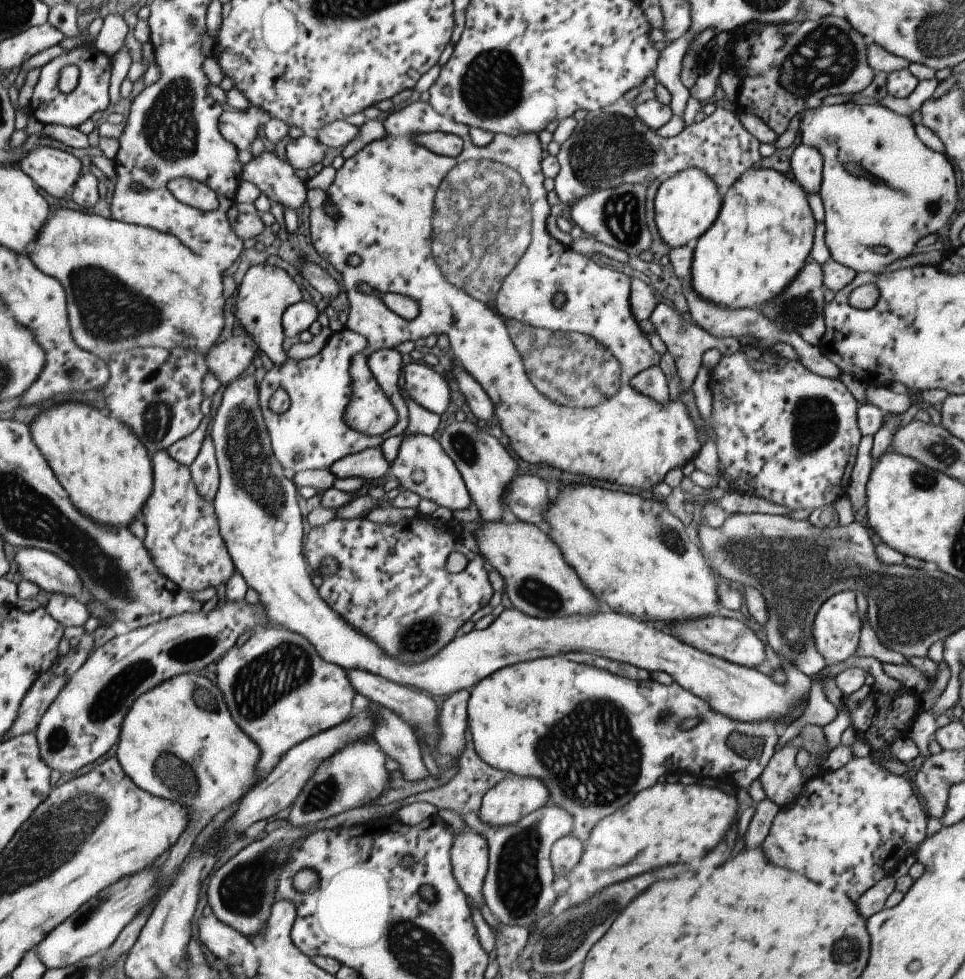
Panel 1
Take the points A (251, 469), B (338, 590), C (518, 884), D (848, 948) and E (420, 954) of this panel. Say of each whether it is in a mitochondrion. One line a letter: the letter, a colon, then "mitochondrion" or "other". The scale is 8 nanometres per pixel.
A: mitochondrion
B: other
C: mitochondrion
D: mitochondrion
E: mitochondrion

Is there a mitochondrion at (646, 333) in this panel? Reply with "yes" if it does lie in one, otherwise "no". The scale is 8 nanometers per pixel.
no

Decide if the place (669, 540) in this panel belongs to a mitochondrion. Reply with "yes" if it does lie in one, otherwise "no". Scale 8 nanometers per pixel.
yes

